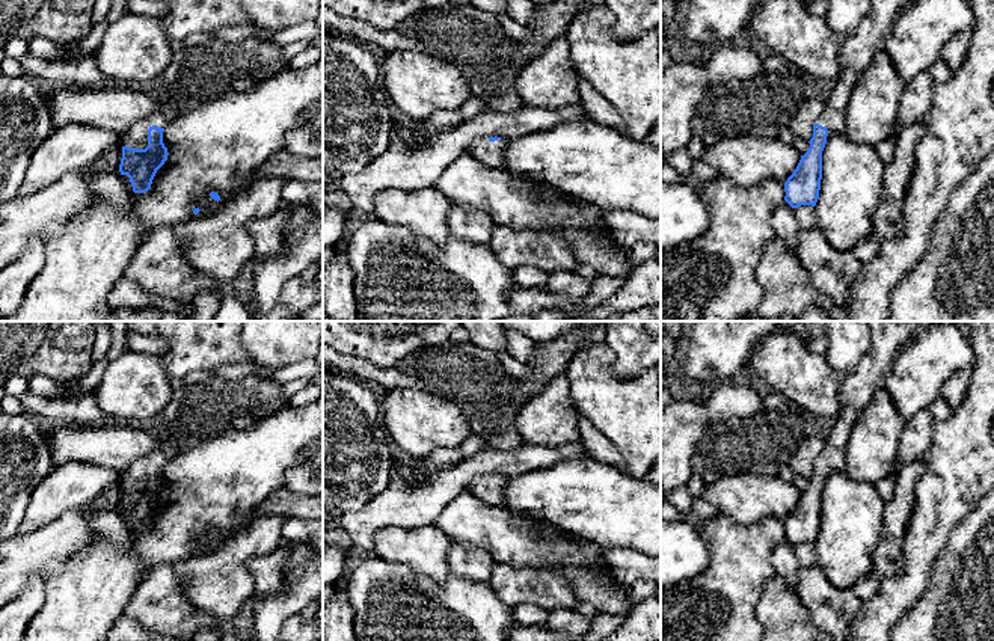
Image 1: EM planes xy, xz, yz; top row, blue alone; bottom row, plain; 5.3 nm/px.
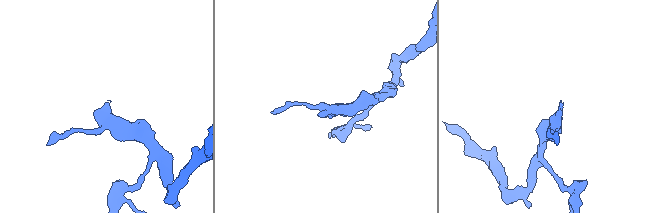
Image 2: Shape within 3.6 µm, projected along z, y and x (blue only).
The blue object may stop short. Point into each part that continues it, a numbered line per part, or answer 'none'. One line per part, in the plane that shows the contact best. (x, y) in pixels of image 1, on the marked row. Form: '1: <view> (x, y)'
1: xy (138, 138)

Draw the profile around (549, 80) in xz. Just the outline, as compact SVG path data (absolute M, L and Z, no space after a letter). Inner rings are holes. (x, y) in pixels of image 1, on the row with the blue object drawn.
M566 38L548 45L538 57L520 69L516 78L516 90L522 101L546 109L581 104L578 84L579 74L572 65Z

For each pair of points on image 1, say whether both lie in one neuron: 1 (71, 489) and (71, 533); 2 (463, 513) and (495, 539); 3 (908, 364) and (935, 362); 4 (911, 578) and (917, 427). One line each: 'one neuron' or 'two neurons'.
1: two neurons
2: one neuron
3: one neuron
4: two neurons

